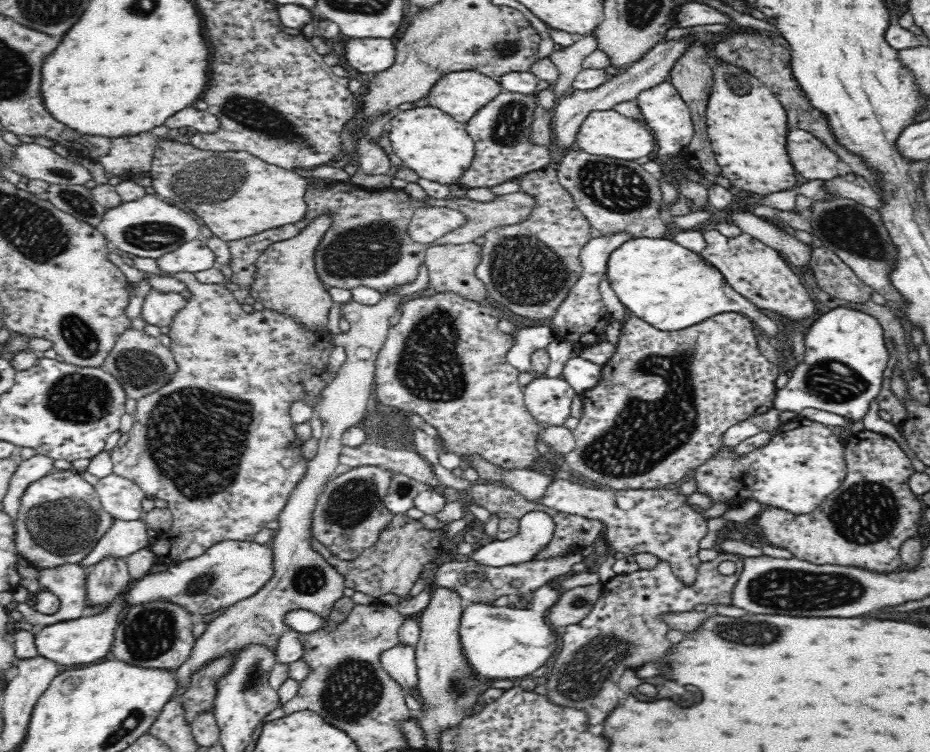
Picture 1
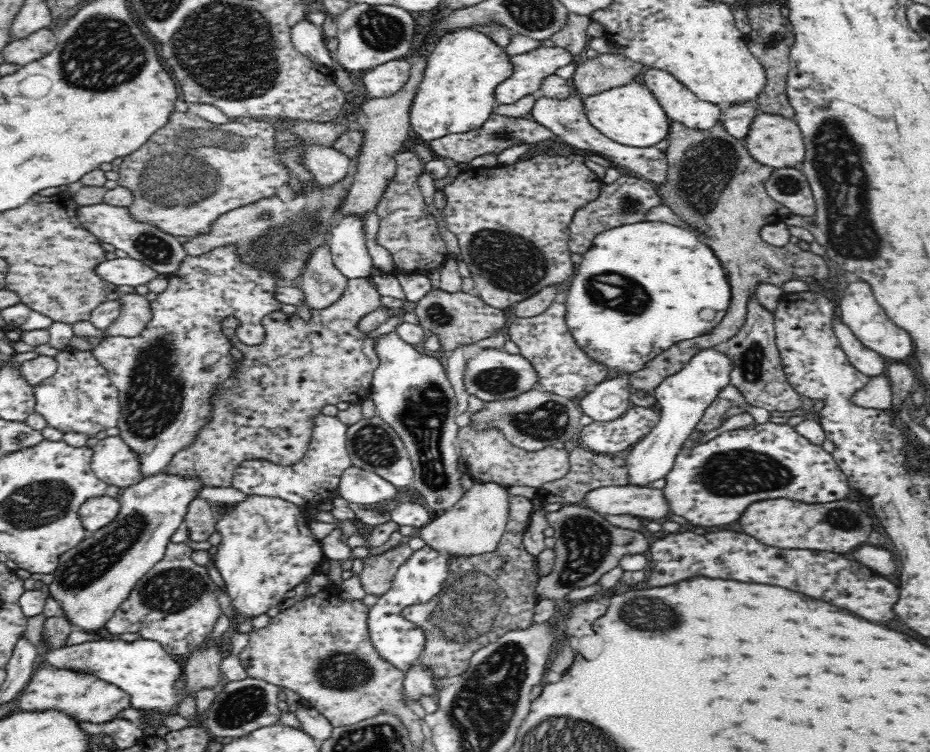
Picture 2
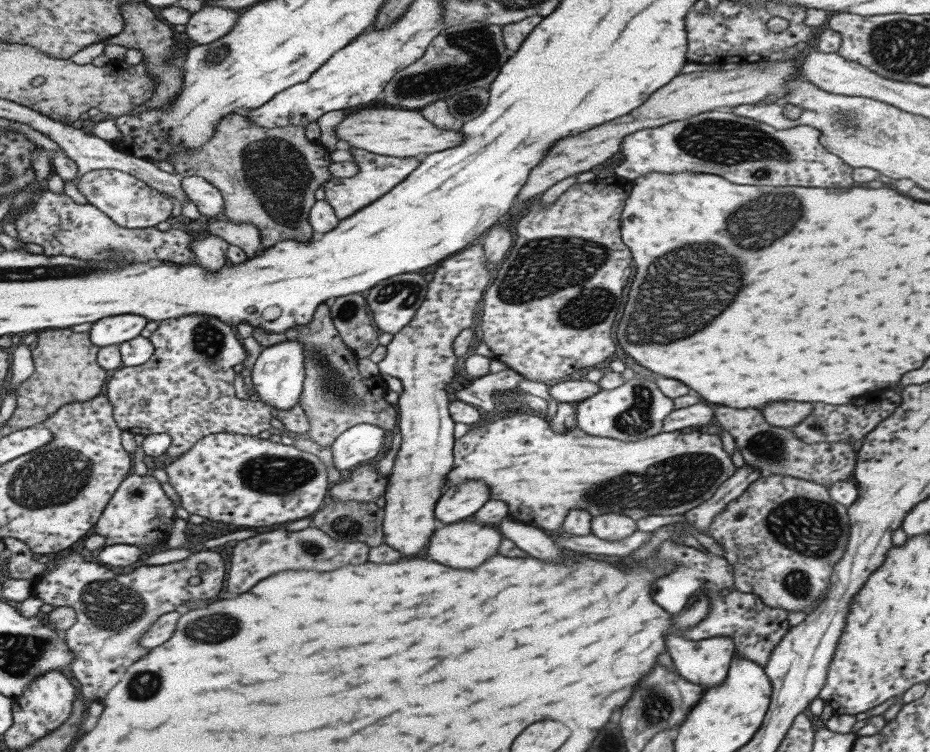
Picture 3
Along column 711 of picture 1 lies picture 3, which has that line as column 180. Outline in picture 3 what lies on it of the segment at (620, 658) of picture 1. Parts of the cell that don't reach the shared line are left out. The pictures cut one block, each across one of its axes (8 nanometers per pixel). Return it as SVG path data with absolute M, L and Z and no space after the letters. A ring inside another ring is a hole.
M71 550L64 558L57 558L54 568L50 568L46 574L34 578L33 597L39 598L46 604L56 607L70 606L76 612L76 624L63 632L70 651L76 655L71 665L74 678L80 682L79 692L88 702L104 697L123 676L126 668L138 662L142 656L146 656L150 649L137 644L144 632L154 624L162 615L174 612L186 601L210 600L218 597L226 580L226 564L218 551L198 551L192 553L182 561L162 565L141 565L127 574L115 573L114 569L99 561L89 562L85 560L78 550ZM206 564L206 570L200 572L198 566Z

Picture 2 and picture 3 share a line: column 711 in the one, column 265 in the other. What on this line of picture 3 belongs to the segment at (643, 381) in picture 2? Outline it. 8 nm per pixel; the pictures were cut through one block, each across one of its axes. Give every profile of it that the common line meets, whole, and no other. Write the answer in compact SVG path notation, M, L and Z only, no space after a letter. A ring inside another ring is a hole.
M230 113L227 116L224 116L224 119L219 122L216 129L214 129L214 133L212 133L212 137L210 137L204 145L200 147L192 147L192 149L186 149L186 147L180 145L180 147L172 147L172 150L174 150L174 153L170 155L169 163L172 164L174 170L182 177L200 176L206 179L206 181L210 181L210 184L218 188L220 194L222 194L224 198L225 210L223 217L228 218L235 223L242 223L242 221L250 221L250 223L254 223L254 225L260 229L260 242L262 242L262 246L272 246L272 244L276 244L276 242L288 238L292 238L292 240L310 240L312 234L316 234L315 230L309 223L309 212L313 204L317 201L315 196L316 190L318 190L320 186L324 186L324 183L332 178L332 174L330 174L330 163L332 163L332 160L328 150L320 148L318 143L312 142L304 136L302 126L262 128L262 126L258 126L258 124L254 124L254 122L250 123L244 116ZM326 303L316 308L311 324L306 326L295 326L283 334L273 334L256 328L252 337L258 341L263 348L271 348L274 344L285 341L303 342L303 356L305 368L305 382L300 397L300 406L308 416L310 429L301 437L313 440L320 446L331 445L336 437L351 426L356 424L374 424L378 428L384 428L386 432L385 444L378 456L382 458L389 452L392 436L398 432L397 421L399 414L397 407L385 399L389 389L386 382L382 388L378 388L380 394L376 394L376 388L368 388L368 380L358 371L358 358L352 350L349 350L336 330L330 308Z

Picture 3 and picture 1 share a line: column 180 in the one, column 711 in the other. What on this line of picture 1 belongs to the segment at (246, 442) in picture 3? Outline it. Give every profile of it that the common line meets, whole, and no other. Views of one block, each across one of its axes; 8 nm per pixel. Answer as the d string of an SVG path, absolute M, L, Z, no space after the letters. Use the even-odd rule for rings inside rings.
M812 422L810 426L798 424L796 428L773 432L771 439L764 445L737 456L732 447L722 445L711 459L706 460L700 467L694 469L694 482L697 492L708 494L711 501L724 502L729 507L746 500L756 500L761 505L768 504L774 508L790 510L792 514L808 514L816 510L824 498L831 495L843 482L847 475L847 463L844 455L844 445L840 443L840 436L836 436L830 428L819 422Z

